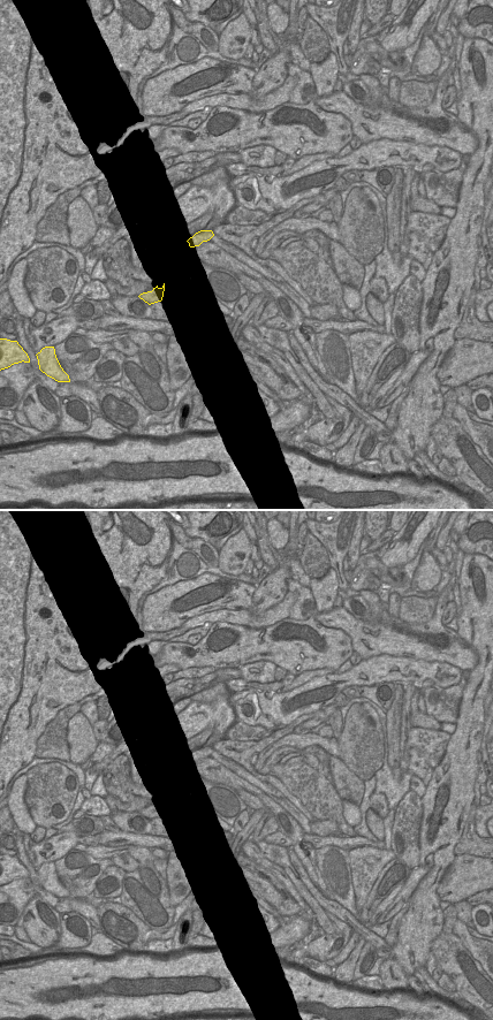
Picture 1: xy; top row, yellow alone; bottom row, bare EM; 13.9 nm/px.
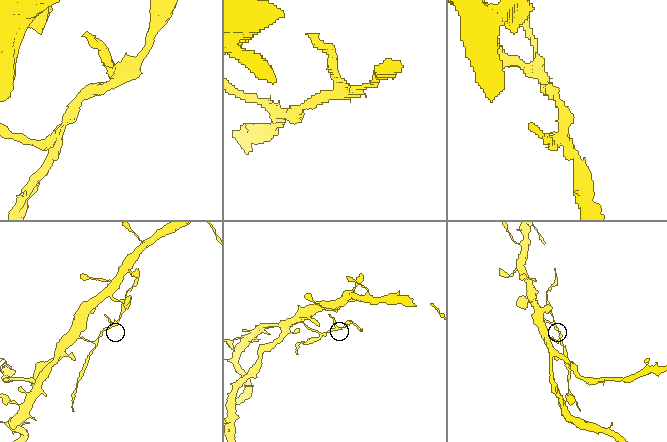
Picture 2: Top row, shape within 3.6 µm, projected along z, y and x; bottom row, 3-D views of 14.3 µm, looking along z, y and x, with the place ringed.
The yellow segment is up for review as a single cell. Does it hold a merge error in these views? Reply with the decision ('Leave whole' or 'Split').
Split

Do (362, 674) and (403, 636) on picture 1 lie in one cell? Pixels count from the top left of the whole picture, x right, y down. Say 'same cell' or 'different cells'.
different cells

